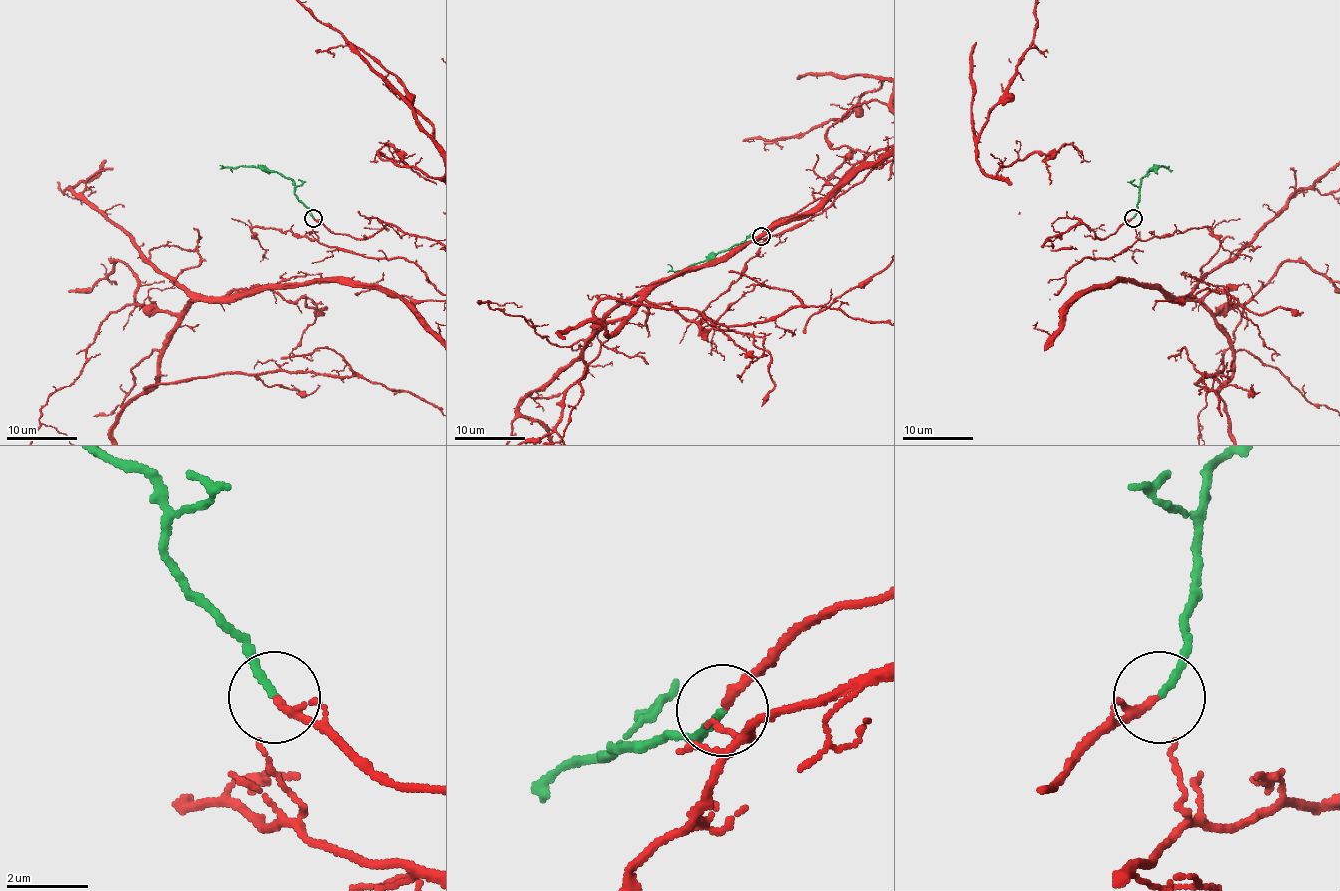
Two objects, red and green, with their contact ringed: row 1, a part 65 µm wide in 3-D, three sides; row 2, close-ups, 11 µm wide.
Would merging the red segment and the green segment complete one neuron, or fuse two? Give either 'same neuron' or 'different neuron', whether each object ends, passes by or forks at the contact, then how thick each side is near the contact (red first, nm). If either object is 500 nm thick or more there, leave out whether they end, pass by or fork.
same neuron | red forks | green ends | 120/180 nm

